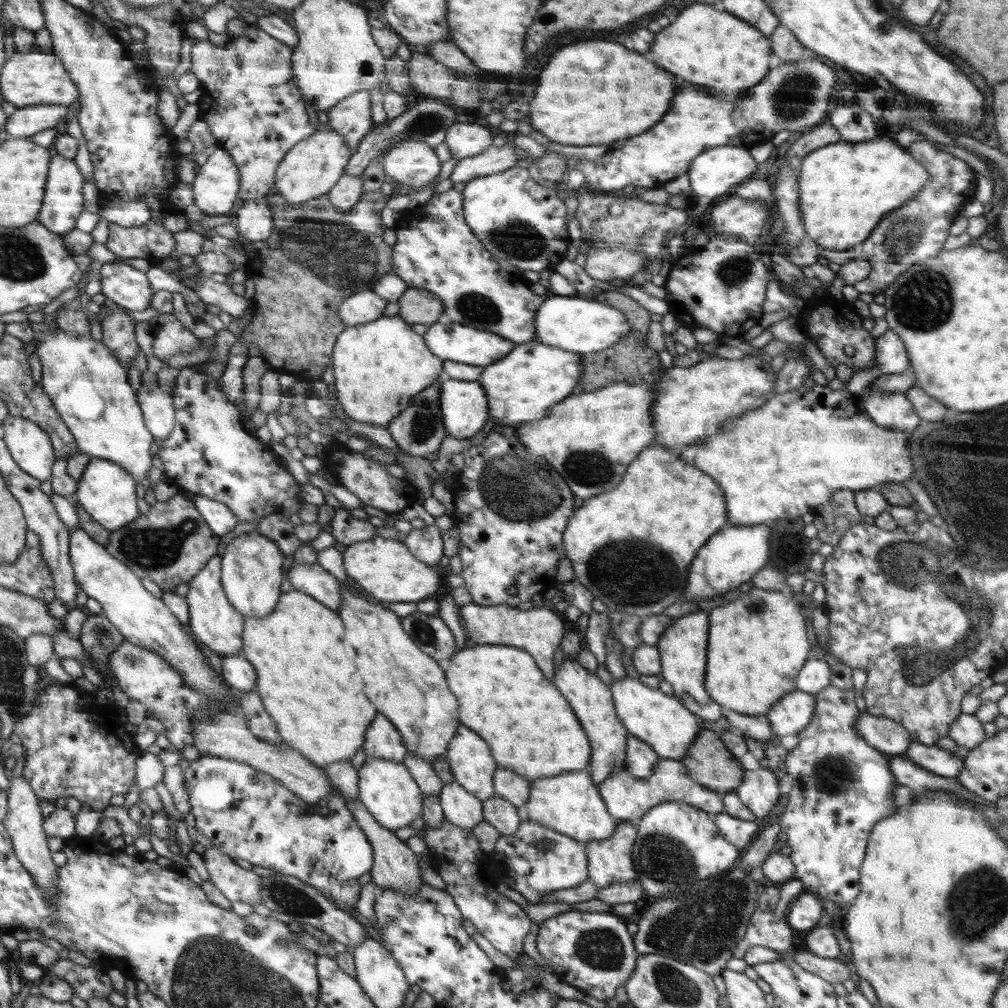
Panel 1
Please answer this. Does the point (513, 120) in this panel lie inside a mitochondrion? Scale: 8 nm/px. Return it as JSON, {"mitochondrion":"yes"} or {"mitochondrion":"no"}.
{"mitochondrion":"no"}

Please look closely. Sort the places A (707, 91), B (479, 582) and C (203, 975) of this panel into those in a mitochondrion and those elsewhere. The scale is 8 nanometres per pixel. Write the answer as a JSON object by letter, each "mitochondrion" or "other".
{"A":"other","B":"other","C":"mitochondrion"}

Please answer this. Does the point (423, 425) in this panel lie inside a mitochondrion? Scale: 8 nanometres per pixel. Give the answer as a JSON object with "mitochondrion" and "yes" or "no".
{"mitochondrion":"yes"}

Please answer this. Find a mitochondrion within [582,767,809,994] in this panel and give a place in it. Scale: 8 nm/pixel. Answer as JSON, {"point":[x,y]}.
{"point":[707,923]}

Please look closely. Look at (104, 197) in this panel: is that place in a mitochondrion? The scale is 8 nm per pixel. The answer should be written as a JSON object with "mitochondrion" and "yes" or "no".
{"mitochondrion":"no"}

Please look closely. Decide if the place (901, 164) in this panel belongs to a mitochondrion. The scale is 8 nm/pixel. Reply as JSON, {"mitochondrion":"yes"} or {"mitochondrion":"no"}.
{"mitochondrion":"no"}

